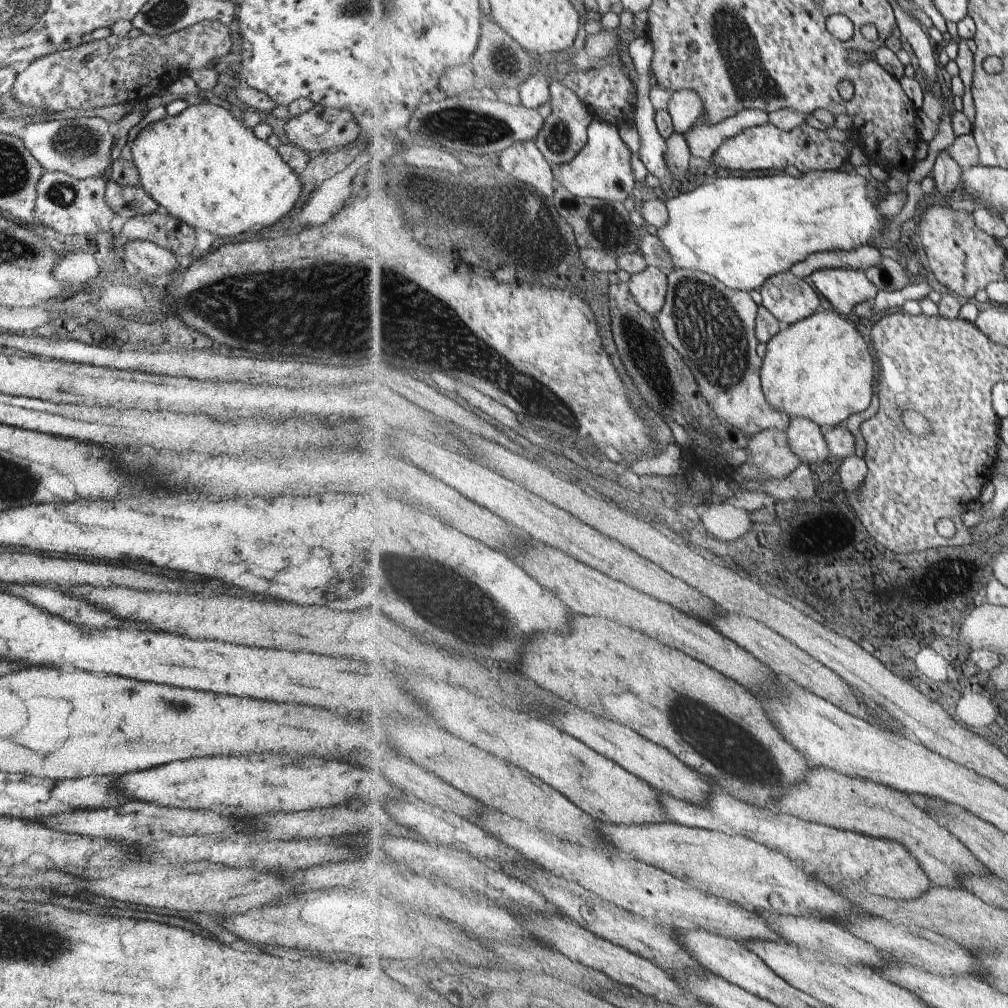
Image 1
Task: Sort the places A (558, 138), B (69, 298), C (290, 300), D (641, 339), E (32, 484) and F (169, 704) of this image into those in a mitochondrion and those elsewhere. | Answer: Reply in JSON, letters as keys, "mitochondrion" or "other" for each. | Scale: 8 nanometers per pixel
{"A":"mitochondrion","B":"other","C":"mitochondrion","D":"other","E":"mitochondrion","F":"mitochondrion"}

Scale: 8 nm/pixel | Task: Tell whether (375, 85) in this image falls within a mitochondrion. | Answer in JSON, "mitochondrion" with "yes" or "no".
{"mitochondrion":"no"}

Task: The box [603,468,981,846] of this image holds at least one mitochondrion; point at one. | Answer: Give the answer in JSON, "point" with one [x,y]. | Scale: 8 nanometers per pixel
{"point":[728,745]}

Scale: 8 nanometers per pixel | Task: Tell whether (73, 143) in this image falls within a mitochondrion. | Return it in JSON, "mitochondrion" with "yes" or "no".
{"mitochondrion":"yes"}

